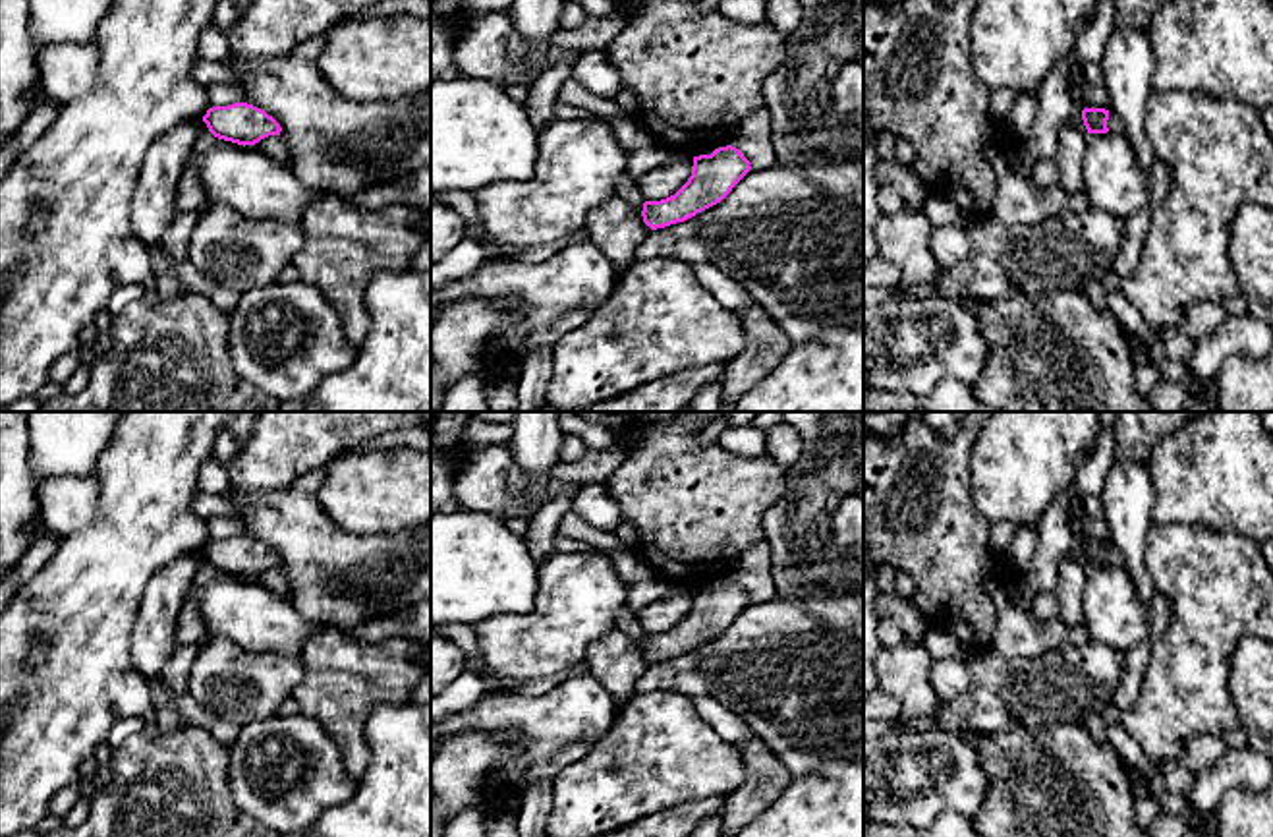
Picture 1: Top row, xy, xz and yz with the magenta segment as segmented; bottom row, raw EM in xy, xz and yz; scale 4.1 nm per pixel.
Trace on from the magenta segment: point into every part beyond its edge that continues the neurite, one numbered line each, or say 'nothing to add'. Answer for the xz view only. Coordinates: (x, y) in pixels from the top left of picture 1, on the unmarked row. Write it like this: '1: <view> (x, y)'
nothing to add

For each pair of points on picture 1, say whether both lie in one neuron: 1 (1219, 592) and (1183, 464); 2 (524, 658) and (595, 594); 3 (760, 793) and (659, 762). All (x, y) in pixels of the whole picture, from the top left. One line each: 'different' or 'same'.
1: different
2: same
3: different

